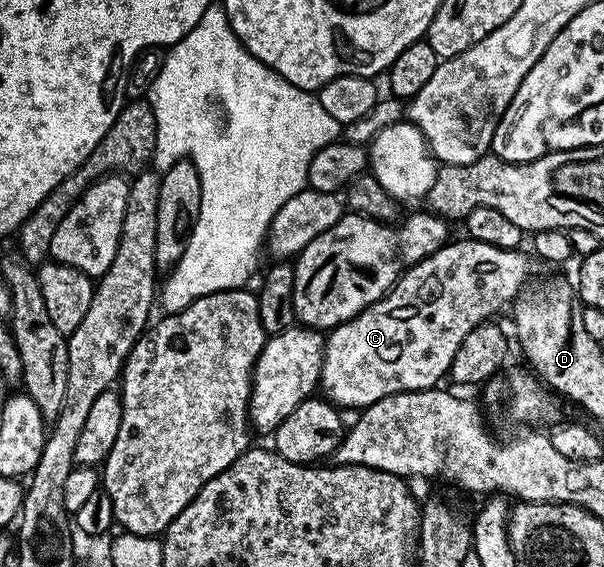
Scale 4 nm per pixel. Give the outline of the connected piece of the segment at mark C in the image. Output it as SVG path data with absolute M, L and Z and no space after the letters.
M471 239L463 240L449 240L447 245L442 246L438 251L434 251L434 255L422 259L416 265L409 265L404 270L403 275L396 280L396 284L385 293L382 299L378 299L370 307L363 309L357 317L336 326L335 329L327 334L324 343L324 362L320 372L319 388L322 390L322 393L324 389L323 396L331 401L333 405L363 411L368 406L378 403L378 399L389 397L395 393L413 393L419 389L430 389L439 386L441 384L440 380L449 376L454 355L458 351L458 347L462 347L466 335L470 335L470 331L474 331L474 327L478 327L485 324L489 319L495 318L492 317L495 313L502 312L504 308L507 310L515 302L516 298L520 296L522 290L529 284L528 261L523 257L523 252L520 249L490 247L490 243L482 243Z

